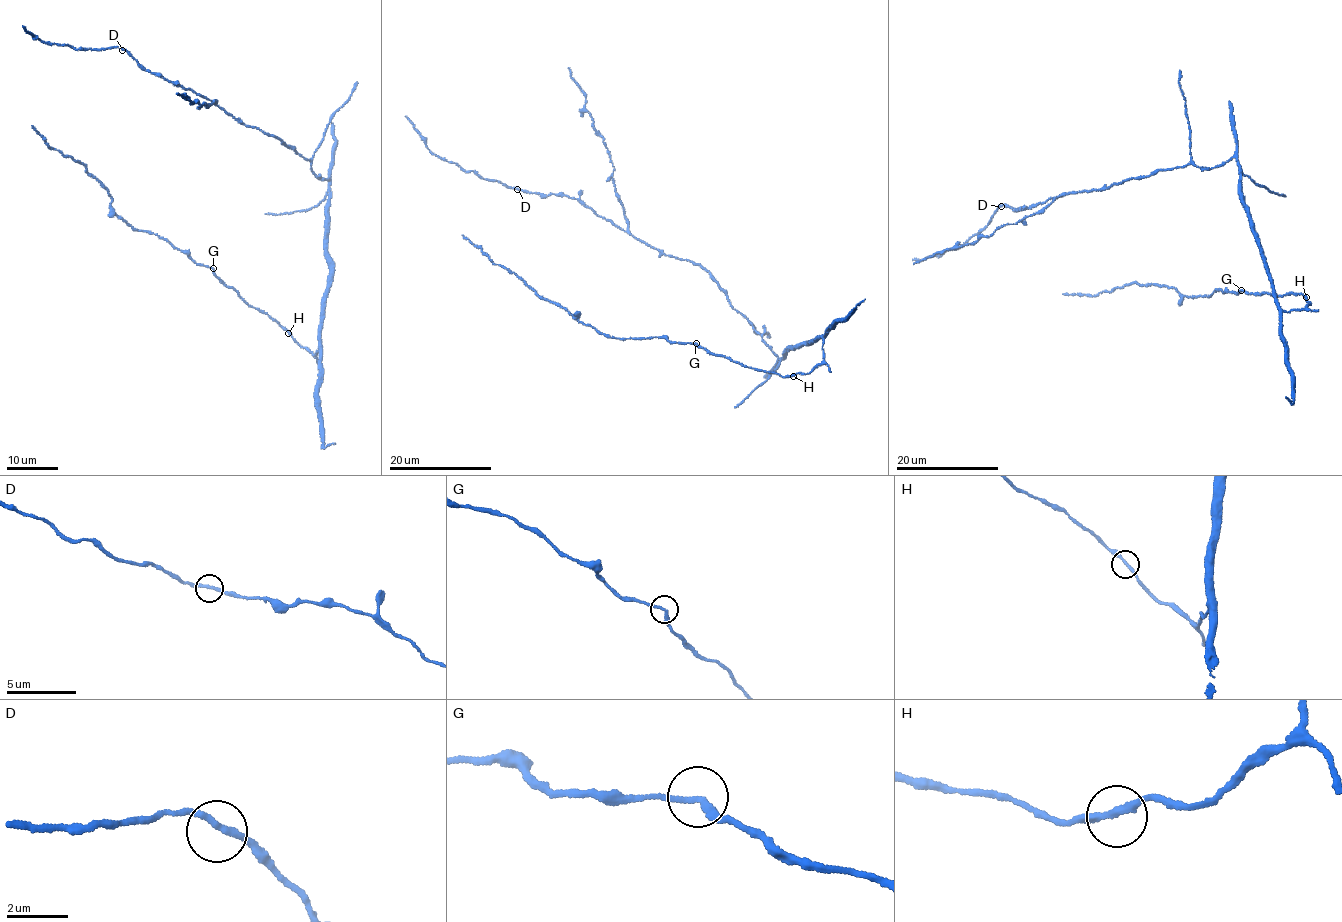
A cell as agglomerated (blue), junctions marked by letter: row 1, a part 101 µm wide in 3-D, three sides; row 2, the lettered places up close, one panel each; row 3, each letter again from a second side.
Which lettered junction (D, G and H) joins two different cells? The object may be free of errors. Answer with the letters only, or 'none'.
none

